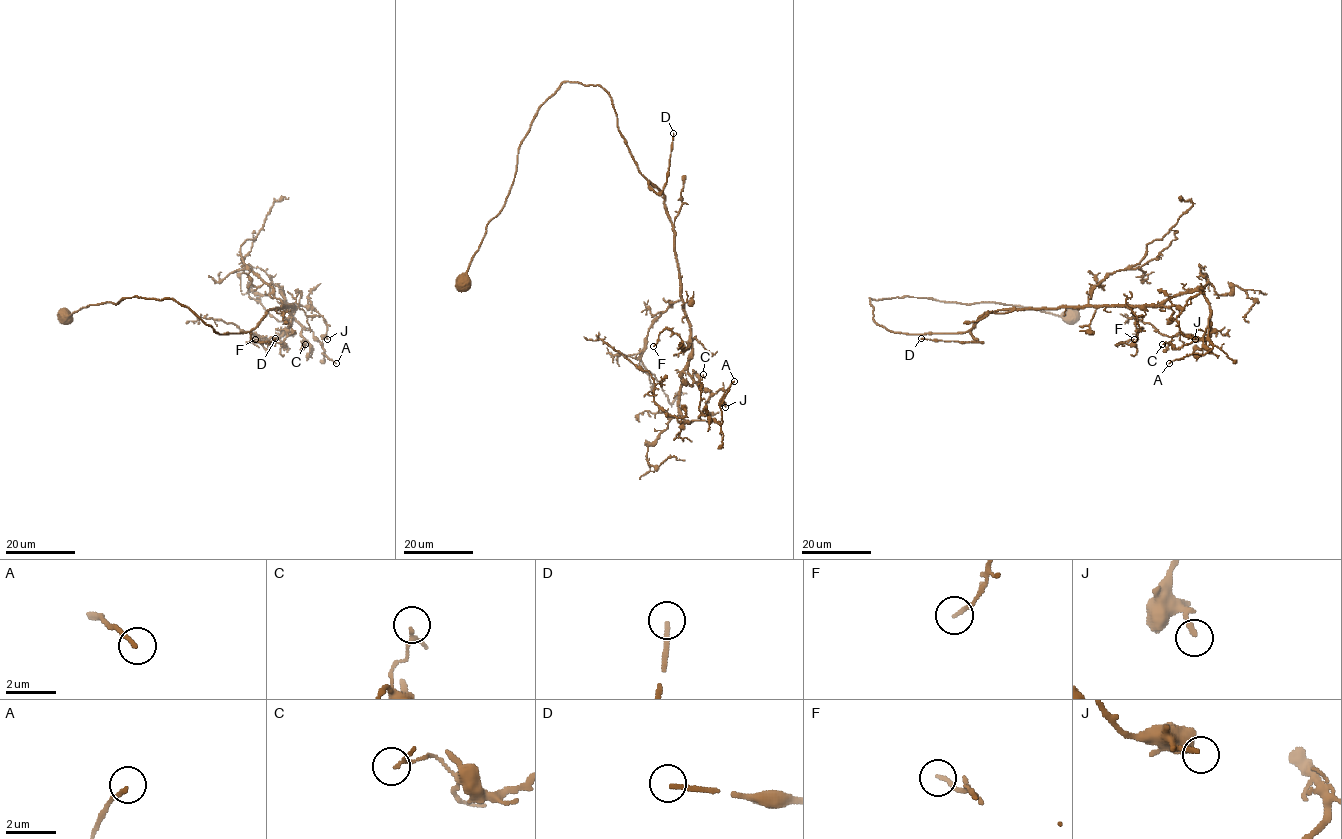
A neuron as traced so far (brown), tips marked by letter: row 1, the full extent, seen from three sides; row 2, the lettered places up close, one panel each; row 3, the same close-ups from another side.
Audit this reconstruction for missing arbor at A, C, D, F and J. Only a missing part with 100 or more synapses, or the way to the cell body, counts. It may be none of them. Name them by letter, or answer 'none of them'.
D

